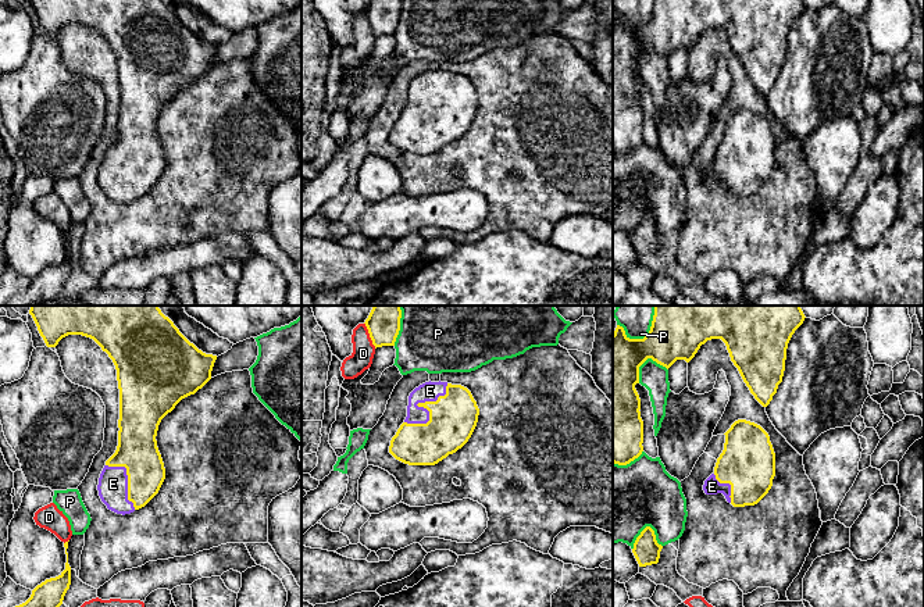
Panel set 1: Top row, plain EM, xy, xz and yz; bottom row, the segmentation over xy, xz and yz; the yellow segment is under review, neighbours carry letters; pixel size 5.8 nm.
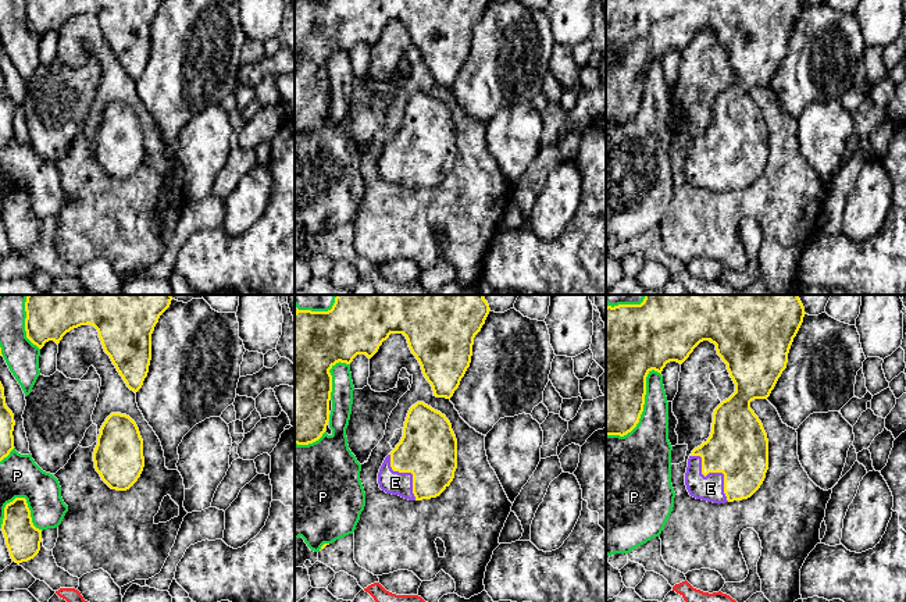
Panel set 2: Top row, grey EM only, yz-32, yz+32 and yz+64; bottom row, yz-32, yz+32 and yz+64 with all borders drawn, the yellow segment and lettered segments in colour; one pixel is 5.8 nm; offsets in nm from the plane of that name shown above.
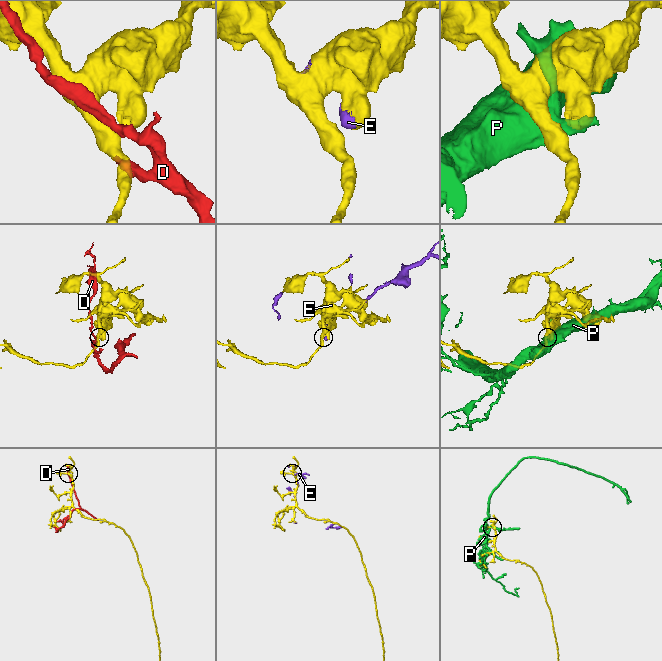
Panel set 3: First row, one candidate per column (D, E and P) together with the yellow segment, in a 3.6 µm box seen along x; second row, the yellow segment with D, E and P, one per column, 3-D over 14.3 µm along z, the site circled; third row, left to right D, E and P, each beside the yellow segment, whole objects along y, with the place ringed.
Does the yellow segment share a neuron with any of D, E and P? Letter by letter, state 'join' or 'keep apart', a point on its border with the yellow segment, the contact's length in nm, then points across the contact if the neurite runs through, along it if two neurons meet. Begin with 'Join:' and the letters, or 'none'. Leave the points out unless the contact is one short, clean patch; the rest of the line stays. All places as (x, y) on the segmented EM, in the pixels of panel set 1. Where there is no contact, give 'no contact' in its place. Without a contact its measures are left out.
Join: E
D: keep apart | xz (370, 335) | 170 nm
E: join | xz (420, 406) | 340 nm
P: keep apart | yz (646, 527) | 180 nm

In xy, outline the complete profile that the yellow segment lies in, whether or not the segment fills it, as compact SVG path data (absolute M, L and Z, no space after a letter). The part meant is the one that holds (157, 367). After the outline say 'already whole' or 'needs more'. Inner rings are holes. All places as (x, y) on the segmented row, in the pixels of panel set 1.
M31 306L29 314L47 347L56 347L68 335L82 335L93 339L113 360L119 389L118 446L106 461L97 490L107 508L117 514L125 515L145 507L165 479L156 440L158 425L182 399L195 394L211 379L217 356L206 354L190 343L158 306Z; needs more

